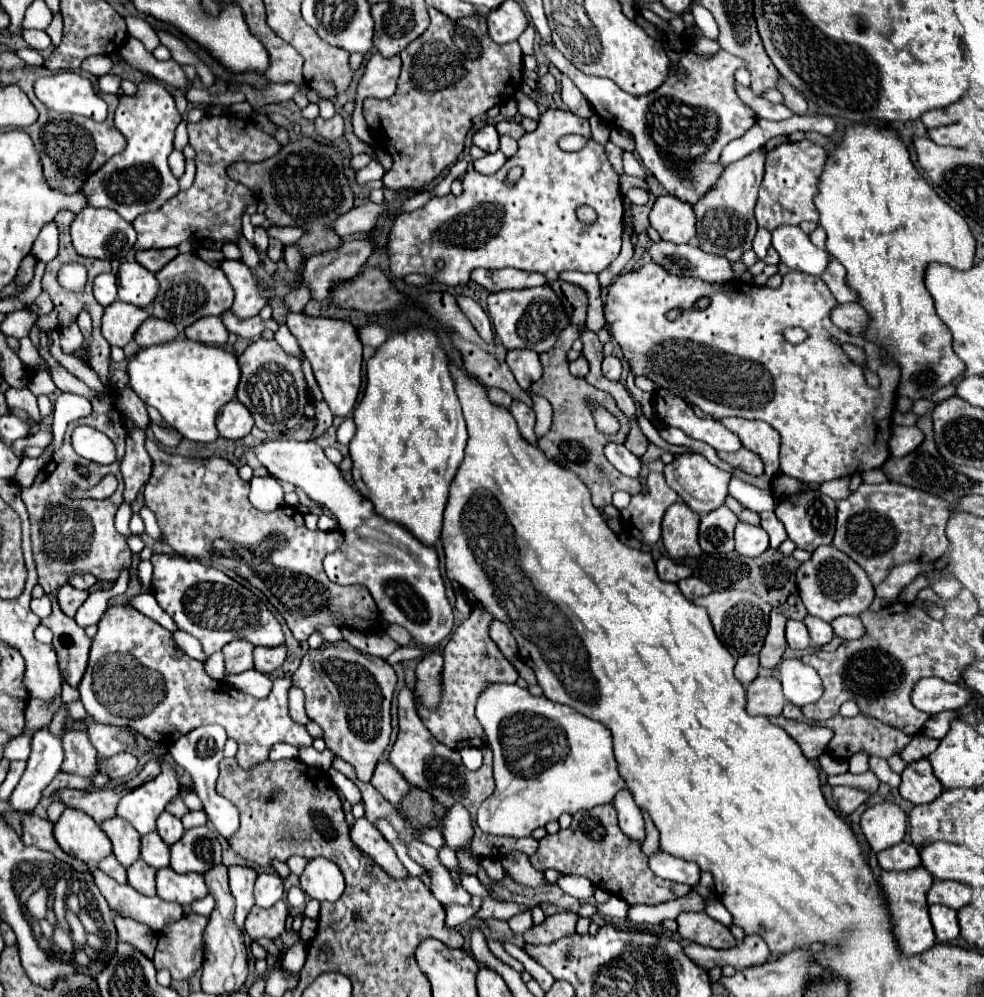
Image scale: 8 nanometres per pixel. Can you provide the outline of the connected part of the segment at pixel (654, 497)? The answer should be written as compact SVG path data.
M652 472L648 476L648 494L638 494L620 512L624 530L642 544L660 540L662 516L678 500L678 494L666 484L664 474Z

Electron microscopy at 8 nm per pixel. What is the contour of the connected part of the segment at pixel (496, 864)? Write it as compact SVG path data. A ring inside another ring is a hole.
M482 858L482 868L486 870L486 874L494 880L494 882L498 882L498 880L502 880L504 878L504 868L502 868L502 864L500 864L500 860L486 860L486 858Z

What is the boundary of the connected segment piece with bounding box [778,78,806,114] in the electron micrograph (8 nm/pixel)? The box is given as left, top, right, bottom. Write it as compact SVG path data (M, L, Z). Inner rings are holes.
M780 78L778 82L778 90L784 94L784 104L790 106L790 110L794 110L796 114L806 114L806 100L784 78Z

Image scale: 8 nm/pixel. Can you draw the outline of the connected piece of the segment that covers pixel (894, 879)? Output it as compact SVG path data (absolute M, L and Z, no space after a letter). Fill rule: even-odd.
M924 866L906 870L906 872L882 870L882 876L880 876L880 884L886 892L886 898L890 900L888 902L890 912L894 914L892 922L894 922L894 934L898 938L898 946L902 952L906 950L908 956L920 954L920 952L932 948L936 942L932 924L930 924L930 916L928 916L928 902L926 902L926 894L928 894L932 882L934 882L934 878L932 878L932 874L928 874L928 870Z

